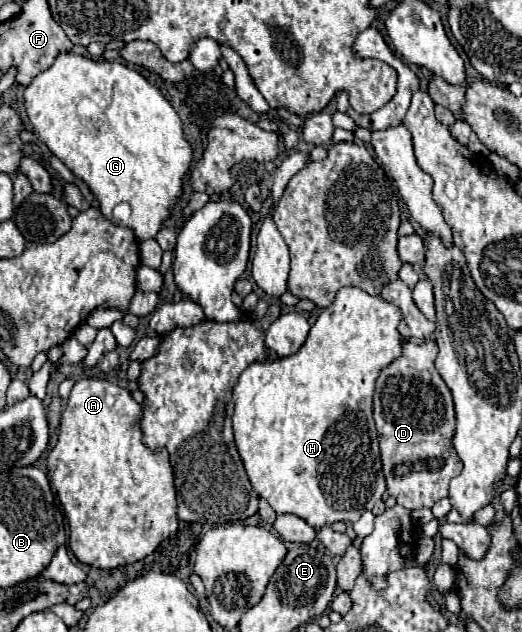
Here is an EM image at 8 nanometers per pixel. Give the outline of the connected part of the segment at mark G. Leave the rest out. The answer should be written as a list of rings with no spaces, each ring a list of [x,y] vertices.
[[[72,52],[60,54],[56,62],[38,74],[24,92],[26,112],[34,126],[34,134],[58,156],[68,170],[78,176],[98,200],[104,218],[112,220],[116,204],[126,202],[132,214],[126,222],[140,242],[156,238],[162,224],[170,218],[172,206],[184,190],[184,178],[192,164],[192,146],[184,138],[182,120],[170,102],[136,70],[108,60],[94,60]]]

